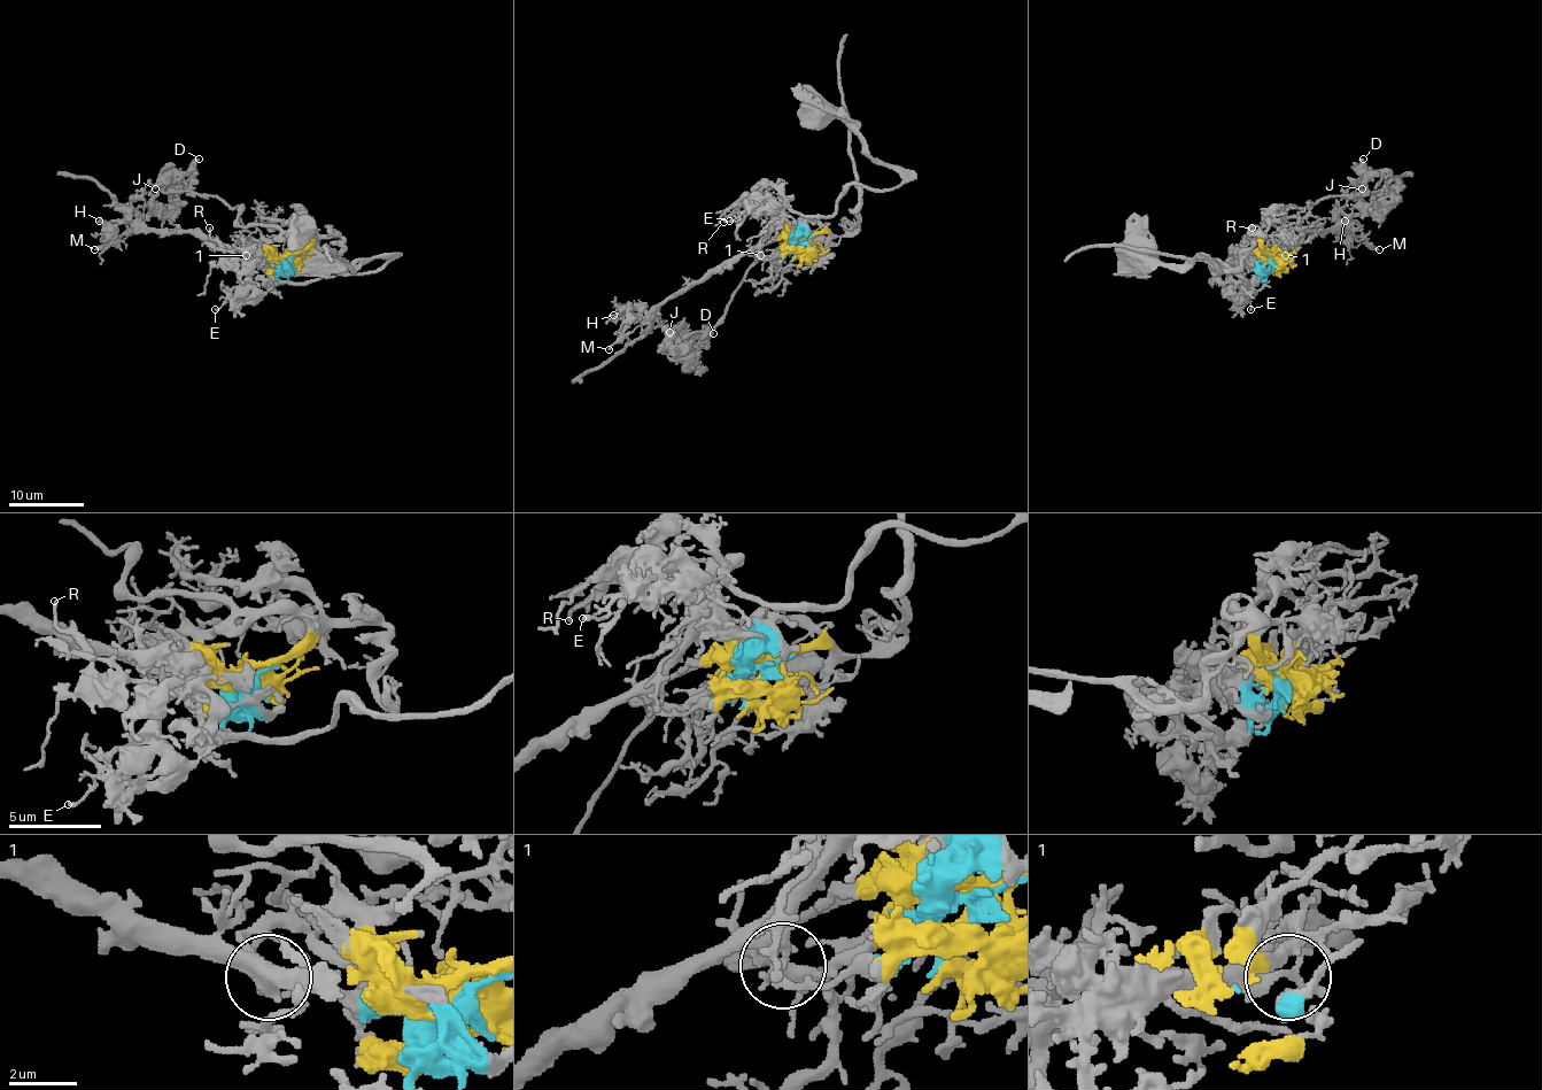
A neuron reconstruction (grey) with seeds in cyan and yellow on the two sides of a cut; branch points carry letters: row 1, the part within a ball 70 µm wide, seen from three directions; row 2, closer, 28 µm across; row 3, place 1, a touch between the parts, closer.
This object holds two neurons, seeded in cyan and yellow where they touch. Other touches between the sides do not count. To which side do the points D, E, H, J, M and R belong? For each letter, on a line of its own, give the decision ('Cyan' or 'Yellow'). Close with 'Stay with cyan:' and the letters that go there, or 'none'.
D: Yellow
E: Cyan
H: Cyan
J: Yellow
M: Cyan
R: Cyan
Stay with cyan: E, H, M, R

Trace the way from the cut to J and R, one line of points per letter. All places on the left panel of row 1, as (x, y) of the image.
J: (291, 257), (278, 255), (257, 231), (242, 230), (240, 207), (198, 195), (188, 175), (165, 175), (154, 188)
R: (291, 257), (281, 270), (261, 255), (229, 257), (208, 234), (208, 227)

